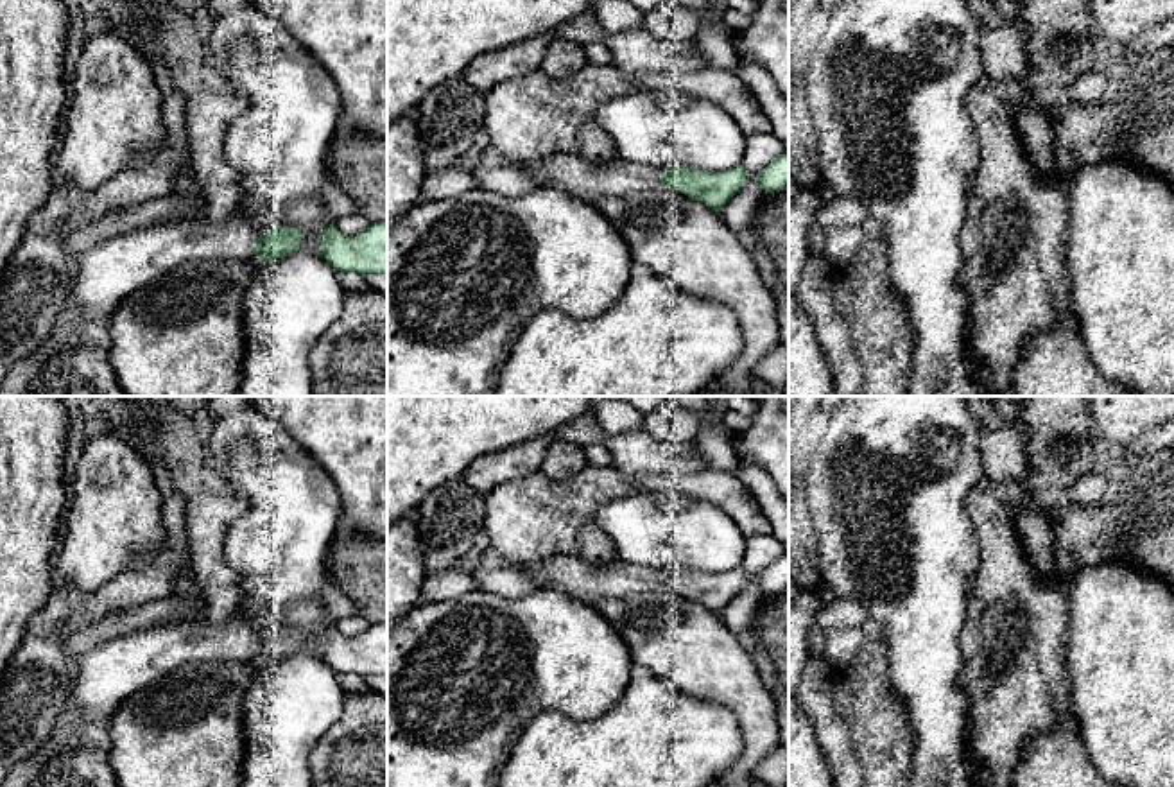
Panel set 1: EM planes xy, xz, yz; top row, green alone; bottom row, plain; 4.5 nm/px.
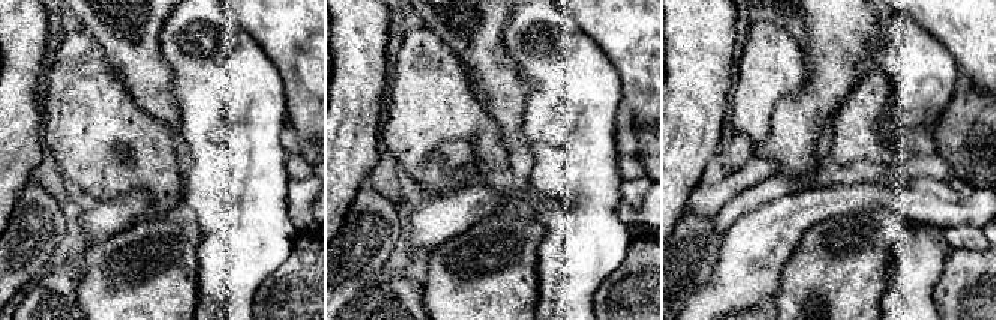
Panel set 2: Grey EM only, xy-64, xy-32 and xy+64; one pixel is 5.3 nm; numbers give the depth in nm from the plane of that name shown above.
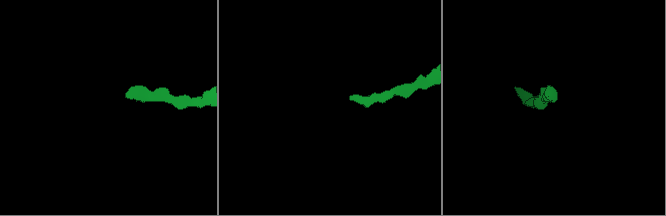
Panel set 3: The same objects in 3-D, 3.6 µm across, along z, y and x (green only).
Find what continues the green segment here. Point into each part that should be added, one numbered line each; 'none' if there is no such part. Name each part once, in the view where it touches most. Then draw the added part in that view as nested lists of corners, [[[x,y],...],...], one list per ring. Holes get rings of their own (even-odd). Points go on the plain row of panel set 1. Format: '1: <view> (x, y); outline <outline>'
1: xy (103, 678); outline [[[235,617],[222,624],[181,620],[140,629],[79,656],[73,663],[68,701],[77,705],[77,719],[82,726],[91,724],[109,731],[117,710],[136,692],[149,688],[186,663],[249,662],[258,640],[260,635]]]

